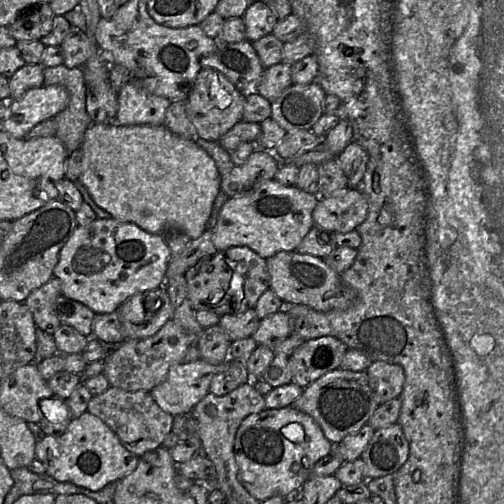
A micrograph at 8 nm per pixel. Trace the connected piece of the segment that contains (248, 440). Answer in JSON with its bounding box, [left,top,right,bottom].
[234,405,334,502]

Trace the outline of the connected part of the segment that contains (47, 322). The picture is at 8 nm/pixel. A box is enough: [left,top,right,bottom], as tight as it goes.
[25,276,62,335]

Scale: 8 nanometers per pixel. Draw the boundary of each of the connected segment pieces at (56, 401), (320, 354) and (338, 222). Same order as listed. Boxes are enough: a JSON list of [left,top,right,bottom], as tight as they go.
[[39,396,74,436],[289,336,347,389],[312,188,368,233]]

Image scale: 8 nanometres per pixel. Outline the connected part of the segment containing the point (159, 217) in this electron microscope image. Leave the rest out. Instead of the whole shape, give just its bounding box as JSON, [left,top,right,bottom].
[79,123,220,240]

